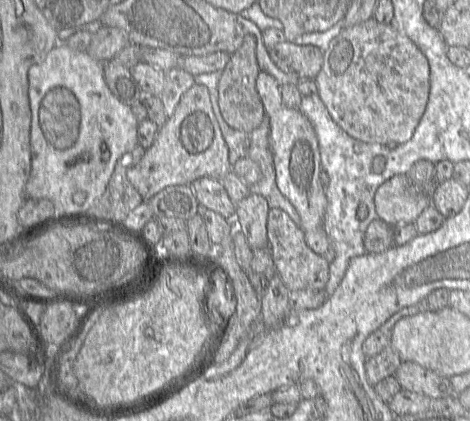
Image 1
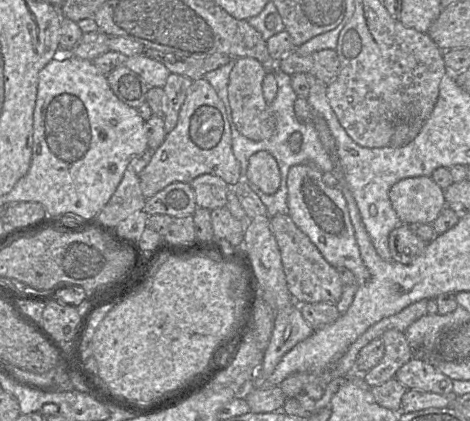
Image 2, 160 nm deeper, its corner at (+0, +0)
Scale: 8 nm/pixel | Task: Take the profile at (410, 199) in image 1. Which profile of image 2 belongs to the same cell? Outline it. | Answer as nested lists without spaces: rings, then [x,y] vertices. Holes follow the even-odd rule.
[[[427,176],[398,181],[391,187],[389,198],[401,224],[432,224],[446,207],[444,189]]]

